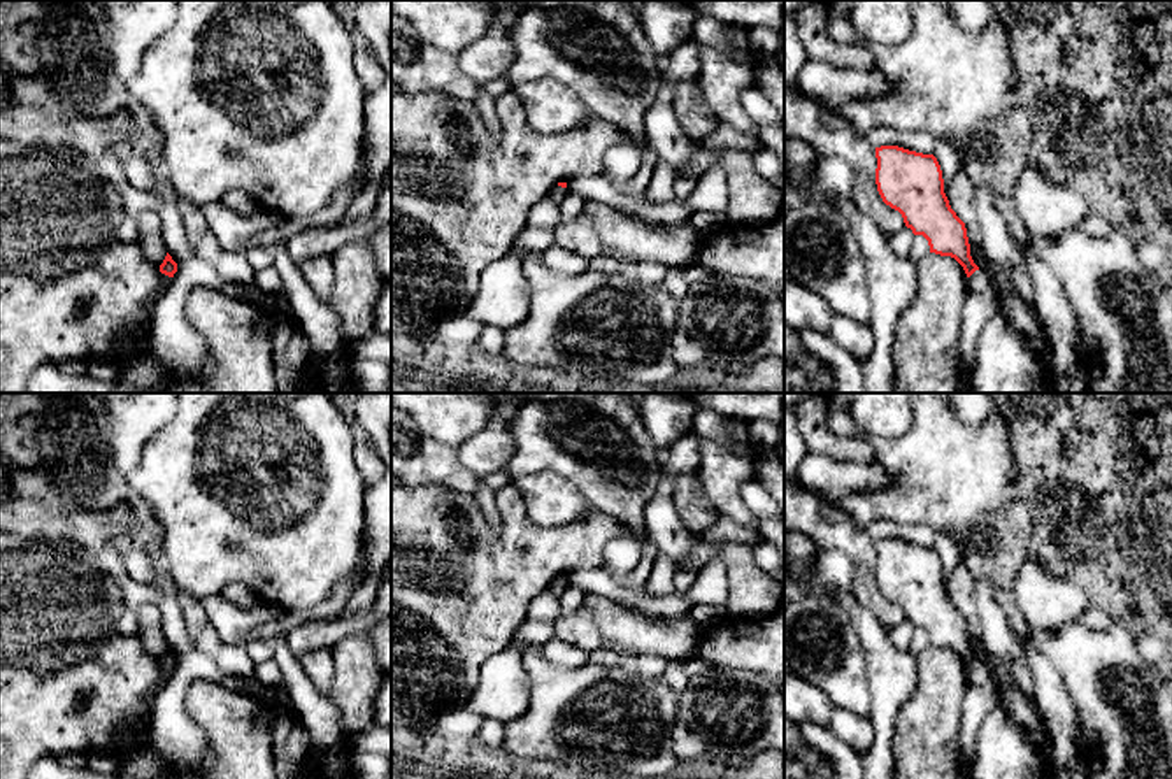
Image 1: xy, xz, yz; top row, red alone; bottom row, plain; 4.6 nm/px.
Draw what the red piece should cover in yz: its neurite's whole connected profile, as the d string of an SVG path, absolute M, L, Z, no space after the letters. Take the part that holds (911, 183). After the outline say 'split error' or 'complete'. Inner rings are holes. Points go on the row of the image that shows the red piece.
M898 146L875 147L875 158L875 184L883 202L902 214L914 235L928 240L930 253L954 258L967 277L979 270L970 256L965 223L944 193L937 158Z; complete

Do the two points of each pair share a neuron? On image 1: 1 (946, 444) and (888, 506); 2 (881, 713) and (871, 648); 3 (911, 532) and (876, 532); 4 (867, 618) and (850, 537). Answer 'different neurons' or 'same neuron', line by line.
1: same neuron
2: same neuron
3: same neuron
4: different neurons

